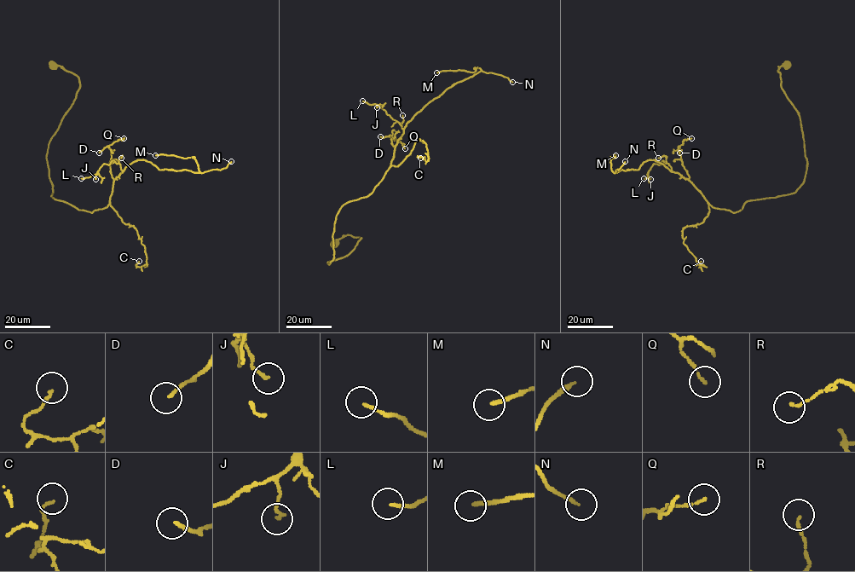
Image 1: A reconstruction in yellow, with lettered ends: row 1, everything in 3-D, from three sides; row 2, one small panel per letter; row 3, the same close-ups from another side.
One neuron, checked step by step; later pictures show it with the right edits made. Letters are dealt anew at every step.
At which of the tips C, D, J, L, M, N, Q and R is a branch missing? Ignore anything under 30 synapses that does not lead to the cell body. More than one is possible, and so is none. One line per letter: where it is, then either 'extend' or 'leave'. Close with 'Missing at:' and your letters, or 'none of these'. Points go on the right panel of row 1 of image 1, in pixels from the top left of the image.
C: (701, 261) | leave
D: (679, 153) | leave
J: (650, 179) | leave
L: (644, 178) | leave
M: (615, 155) | extend
N: (625, 161) | extend
Q: (691, 138) | leave
R: (658, 158) | leave
Missing at: M, N

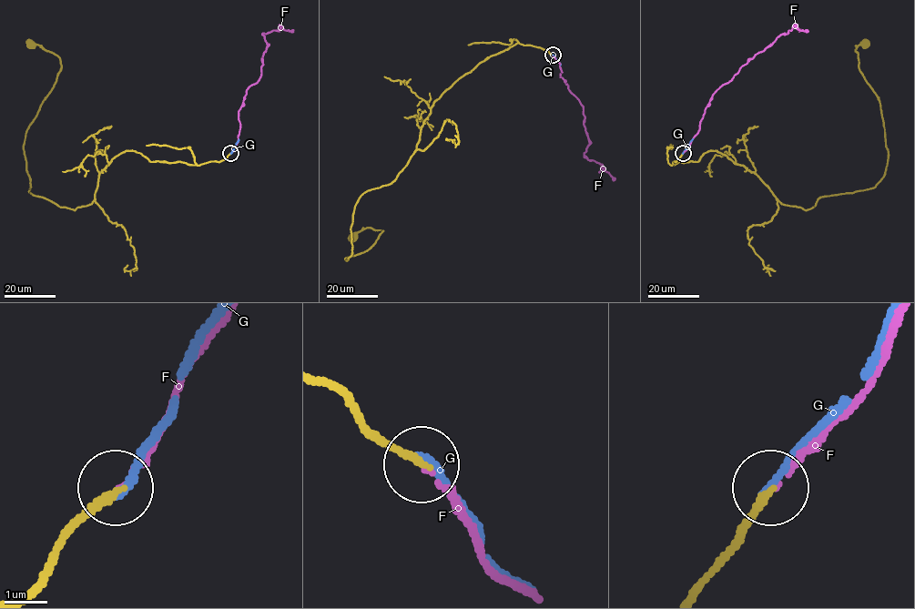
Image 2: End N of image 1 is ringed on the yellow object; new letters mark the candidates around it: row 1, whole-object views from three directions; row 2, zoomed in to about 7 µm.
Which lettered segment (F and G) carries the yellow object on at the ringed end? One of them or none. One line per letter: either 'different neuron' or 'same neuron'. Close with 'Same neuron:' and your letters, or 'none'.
F: same neuron
G: different neuron
Same neuron: F

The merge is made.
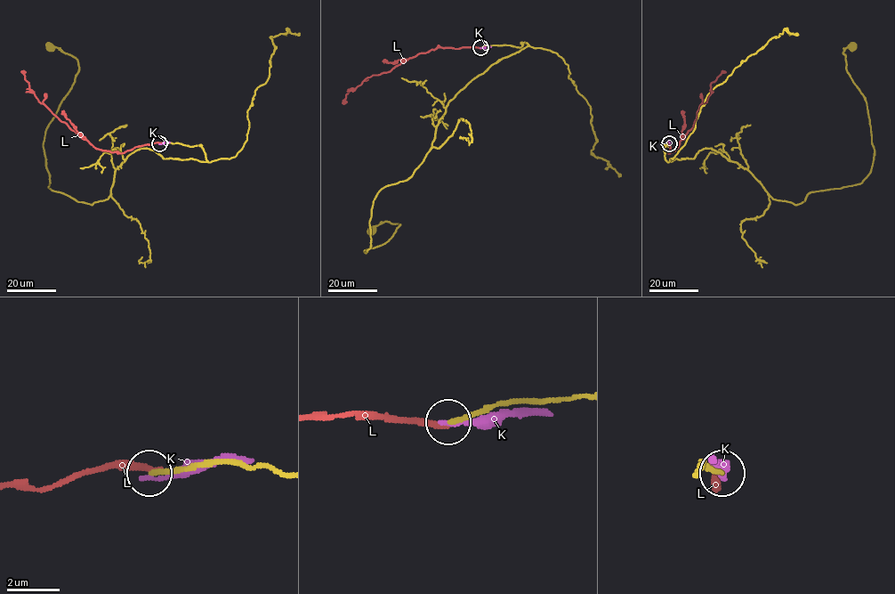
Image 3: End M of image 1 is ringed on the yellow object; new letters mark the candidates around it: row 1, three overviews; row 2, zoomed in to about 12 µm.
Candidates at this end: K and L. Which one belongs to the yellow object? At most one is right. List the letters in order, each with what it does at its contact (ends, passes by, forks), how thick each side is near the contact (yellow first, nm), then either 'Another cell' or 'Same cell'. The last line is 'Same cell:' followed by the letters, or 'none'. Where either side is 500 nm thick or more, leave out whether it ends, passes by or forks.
K: It passes by. Thickness 220 nm (yellow) against 360 nm. Another cell
L: It ends there. Thickness 190 nm (yellow) against 200 nm. Another cell
Same cell: none

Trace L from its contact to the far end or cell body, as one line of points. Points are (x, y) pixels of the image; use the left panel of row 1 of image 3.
L: (161, 142), (135, 146), (122, 153), (96, 149), (39, 101), (22, 71)

